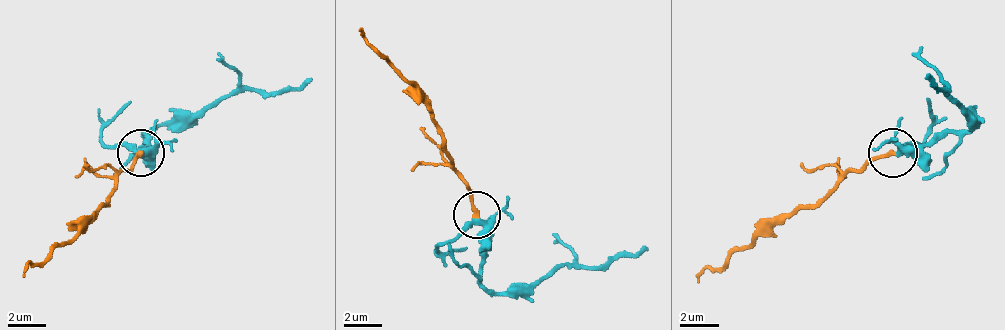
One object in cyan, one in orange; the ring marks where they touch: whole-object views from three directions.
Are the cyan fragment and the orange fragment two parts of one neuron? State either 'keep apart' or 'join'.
join

